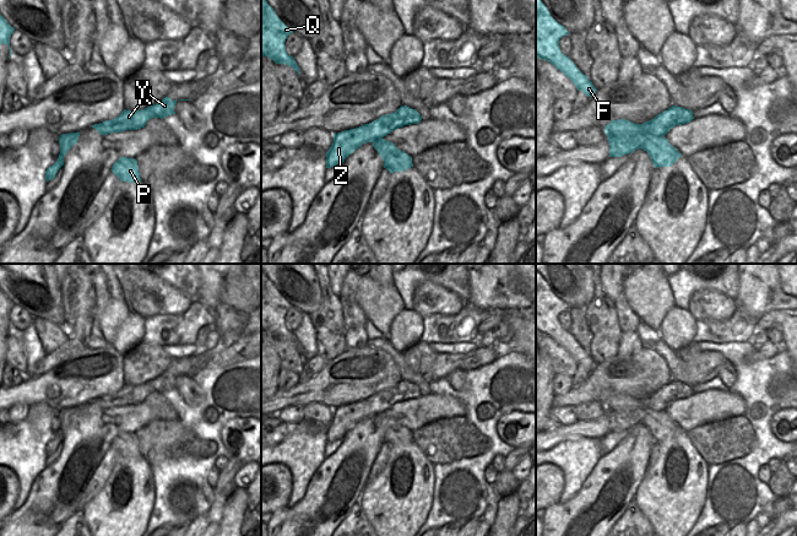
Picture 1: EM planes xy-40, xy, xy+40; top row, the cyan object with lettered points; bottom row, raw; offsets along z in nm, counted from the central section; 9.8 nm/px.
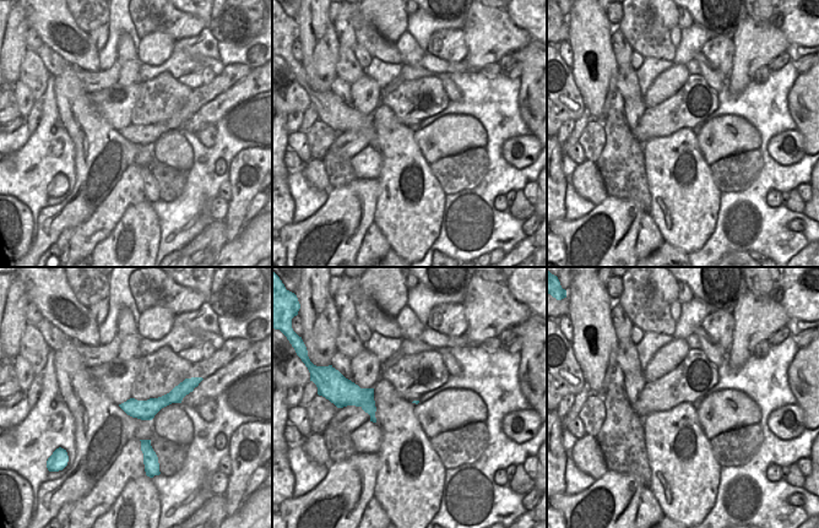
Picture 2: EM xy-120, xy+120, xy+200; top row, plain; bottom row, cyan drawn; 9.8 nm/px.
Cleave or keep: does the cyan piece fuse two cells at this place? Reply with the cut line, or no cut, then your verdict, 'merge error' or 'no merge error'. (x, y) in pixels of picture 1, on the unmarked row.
cut xy+40 (643, 405), (640, 409), (630, 411), (607, 410); merge error

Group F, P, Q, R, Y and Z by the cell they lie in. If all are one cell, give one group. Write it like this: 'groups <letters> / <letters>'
groups F P Q / R Y Z

